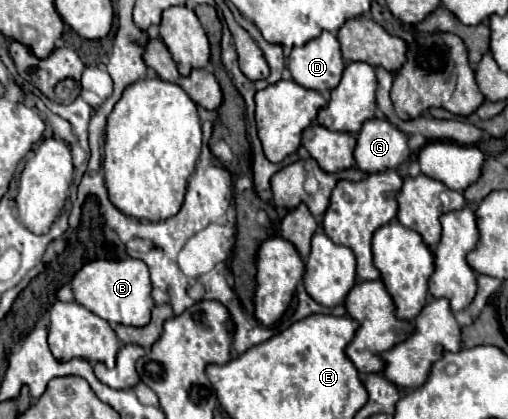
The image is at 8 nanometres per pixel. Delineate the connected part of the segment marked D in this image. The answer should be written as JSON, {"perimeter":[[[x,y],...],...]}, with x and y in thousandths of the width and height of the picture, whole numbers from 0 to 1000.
{"perimeter":[[[634,76],[606,105],[579,115],[567,134],[575,186],[610,215],[642,220],[665,205],[677,167],[669,100],[654,76]]]}

